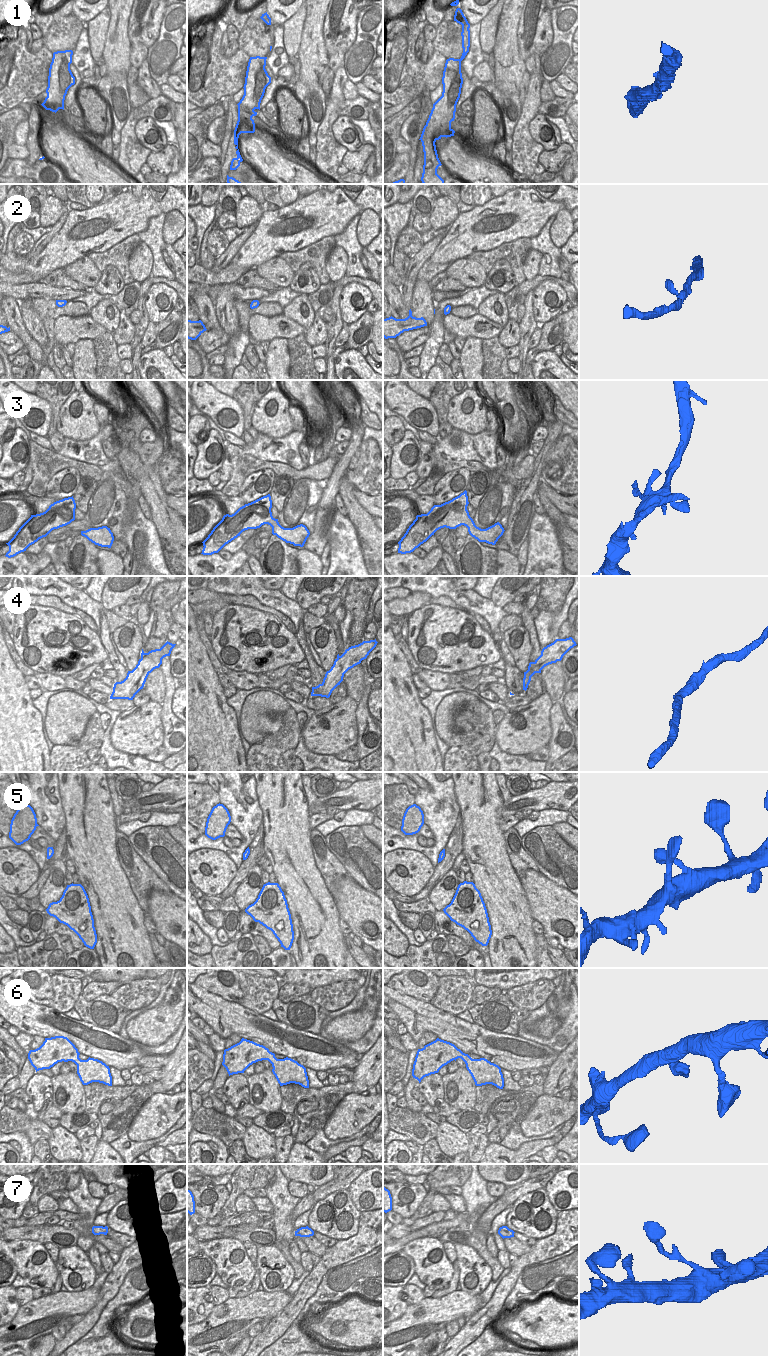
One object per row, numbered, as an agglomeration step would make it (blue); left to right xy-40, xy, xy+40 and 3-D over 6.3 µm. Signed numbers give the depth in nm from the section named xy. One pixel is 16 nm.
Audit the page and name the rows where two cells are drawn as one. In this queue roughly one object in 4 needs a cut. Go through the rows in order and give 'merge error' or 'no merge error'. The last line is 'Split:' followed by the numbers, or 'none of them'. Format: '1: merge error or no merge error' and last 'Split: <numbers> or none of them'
1: no merge error
2: no merge error
3: no merge error
4: no merge error
5: no merge error
6: no merge error
7: no merge error
Split: none of them

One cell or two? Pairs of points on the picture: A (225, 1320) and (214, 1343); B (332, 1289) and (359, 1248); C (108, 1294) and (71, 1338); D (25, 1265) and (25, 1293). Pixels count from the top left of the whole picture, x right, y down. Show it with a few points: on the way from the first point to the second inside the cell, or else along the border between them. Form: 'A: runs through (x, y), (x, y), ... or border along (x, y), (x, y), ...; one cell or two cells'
A: runs through (219, 1324), (216, 1326), (214, 1337); one cell
B: border along (372, 1249), (363, 1255), (329, 1269); two cells
C: runs through (100, 1305), (82, 1327); one cell
D: border along (28, 1286), (32, 1289); two cells

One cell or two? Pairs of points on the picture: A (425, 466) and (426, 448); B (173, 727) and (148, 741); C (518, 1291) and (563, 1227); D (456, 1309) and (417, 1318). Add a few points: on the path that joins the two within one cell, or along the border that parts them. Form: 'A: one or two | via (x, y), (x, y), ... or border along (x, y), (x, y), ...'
A: one | via (425, 462), (423, 456), (425, 452)
B: two | border along (161, 709), (162, 745)
C: two | border along (560, 1254), (528, 1264), (518, 1276)
D: one | via (446, 1309), (427, 1316)

